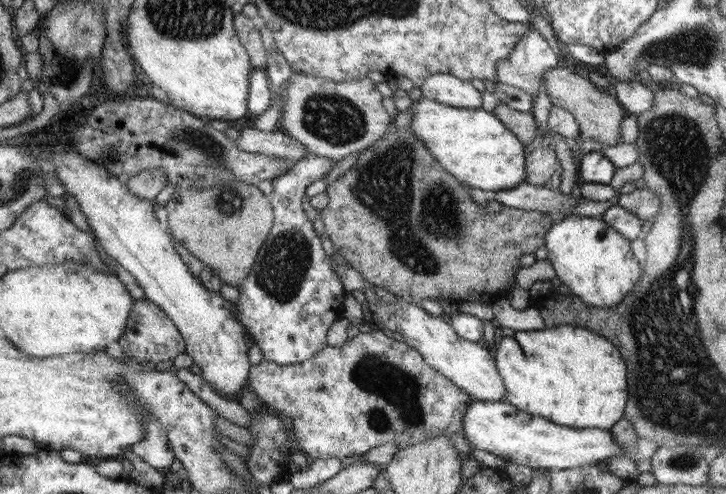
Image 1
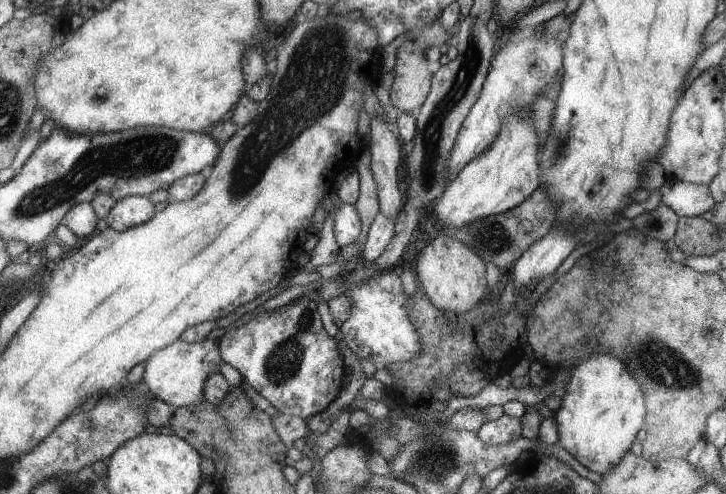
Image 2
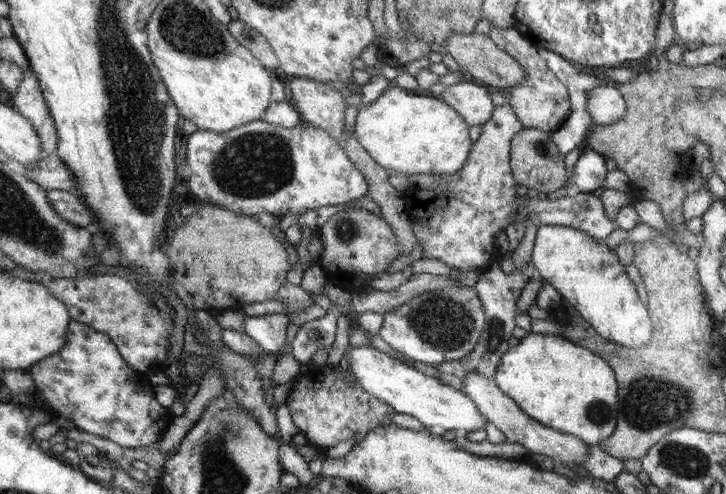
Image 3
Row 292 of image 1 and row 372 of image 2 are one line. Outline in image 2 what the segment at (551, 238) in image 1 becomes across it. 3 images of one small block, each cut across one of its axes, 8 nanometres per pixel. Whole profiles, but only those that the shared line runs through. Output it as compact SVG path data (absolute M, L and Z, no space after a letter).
M606 354L582 360L574 366L570 378L561 391L565 395L561 406L552 417L558 429L558 444L582 466L602 475L626 455L644 426L644 394L624 362Z

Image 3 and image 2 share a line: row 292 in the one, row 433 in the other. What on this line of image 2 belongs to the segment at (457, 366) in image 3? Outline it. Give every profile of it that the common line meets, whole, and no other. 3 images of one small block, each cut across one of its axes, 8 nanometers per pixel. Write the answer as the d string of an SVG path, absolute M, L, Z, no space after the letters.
M509 415L500 416L493 421L487 421L476 432L478 438L488 445L498 445L514 442L522 434L522 418L511 418Z

